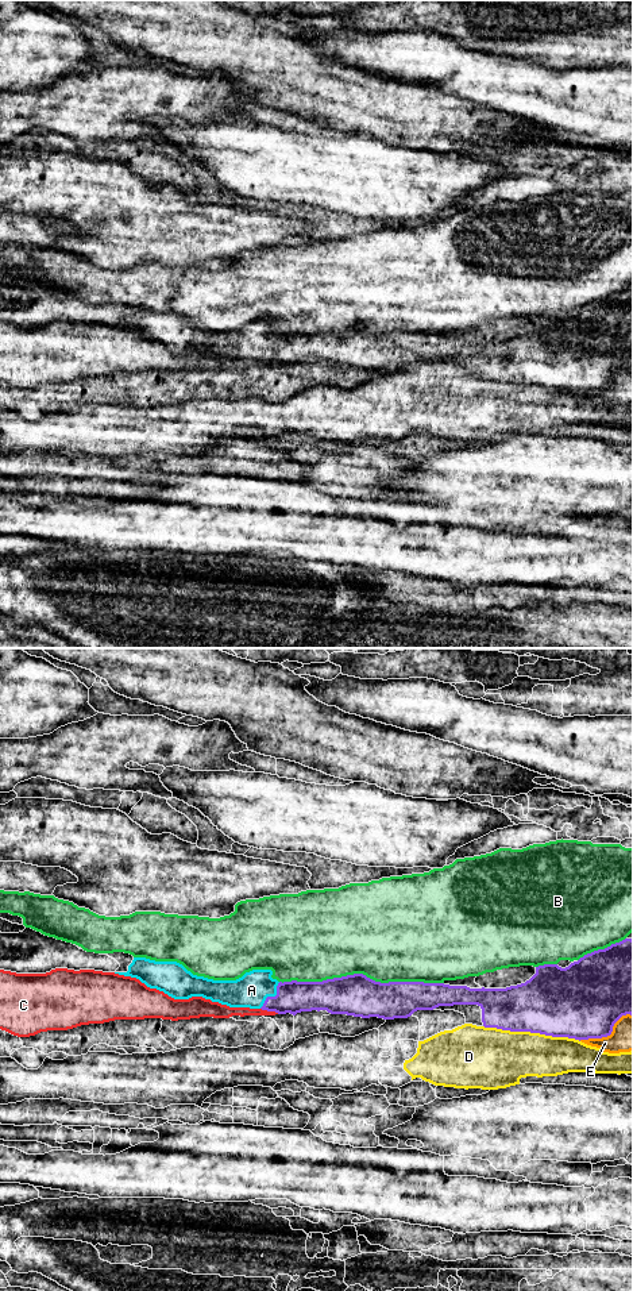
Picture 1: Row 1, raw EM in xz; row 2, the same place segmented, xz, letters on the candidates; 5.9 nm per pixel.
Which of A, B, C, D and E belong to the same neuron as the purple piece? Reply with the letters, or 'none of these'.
A

